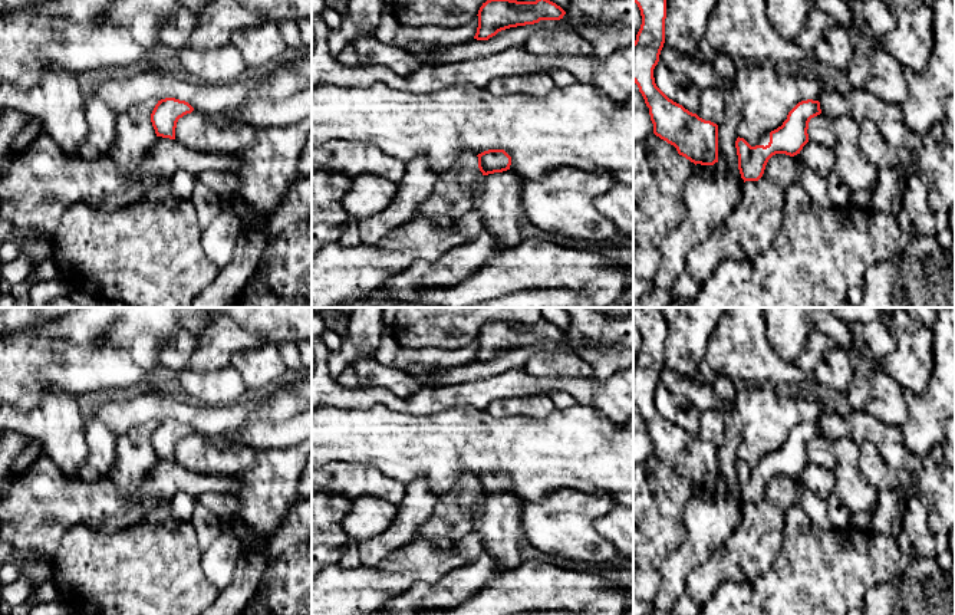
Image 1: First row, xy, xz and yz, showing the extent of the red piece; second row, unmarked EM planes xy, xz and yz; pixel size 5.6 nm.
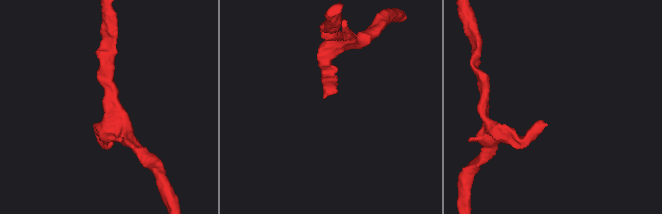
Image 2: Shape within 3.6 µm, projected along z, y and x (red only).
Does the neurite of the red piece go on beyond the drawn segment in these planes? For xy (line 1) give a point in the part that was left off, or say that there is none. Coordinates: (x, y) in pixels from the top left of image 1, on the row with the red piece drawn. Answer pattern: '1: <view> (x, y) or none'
1: none

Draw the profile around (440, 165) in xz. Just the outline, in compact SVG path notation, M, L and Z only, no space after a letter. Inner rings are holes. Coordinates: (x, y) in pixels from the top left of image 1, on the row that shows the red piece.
M383 82L365 88L317 83L312 86L312 147L335 139L372 144L402 161L425 155L437 175L455 167L464 151L478 155L504 149L511 157L510 170L520 178L539 180L569 167L609 172L618 182L633 184L633 93L623 103L615 103L582 82L547 95L494 95L472 85L418 93Z

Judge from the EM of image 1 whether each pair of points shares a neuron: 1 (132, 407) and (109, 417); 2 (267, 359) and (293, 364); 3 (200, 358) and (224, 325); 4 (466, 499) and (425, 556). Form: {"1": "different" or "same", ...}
{"1": "same", "2": "different", "3": "same", "4": "different"}

